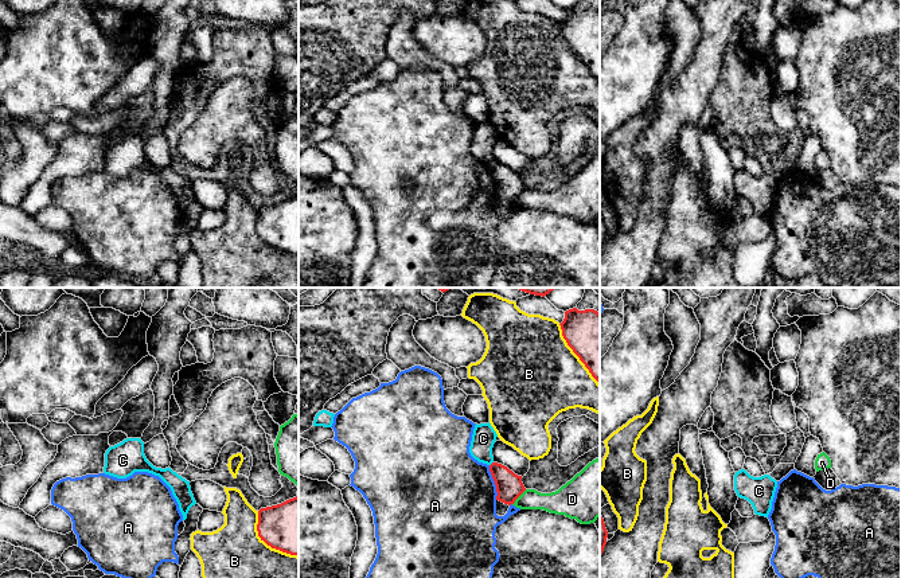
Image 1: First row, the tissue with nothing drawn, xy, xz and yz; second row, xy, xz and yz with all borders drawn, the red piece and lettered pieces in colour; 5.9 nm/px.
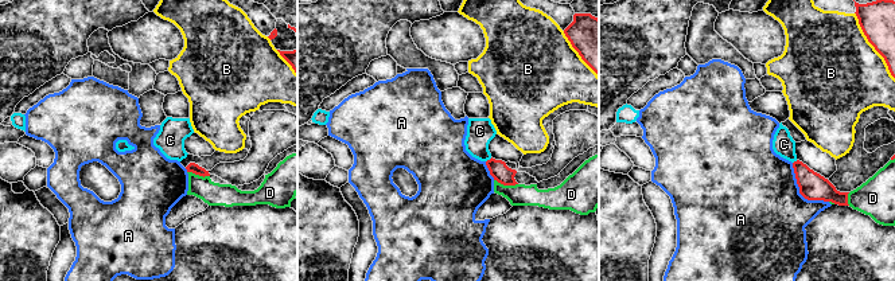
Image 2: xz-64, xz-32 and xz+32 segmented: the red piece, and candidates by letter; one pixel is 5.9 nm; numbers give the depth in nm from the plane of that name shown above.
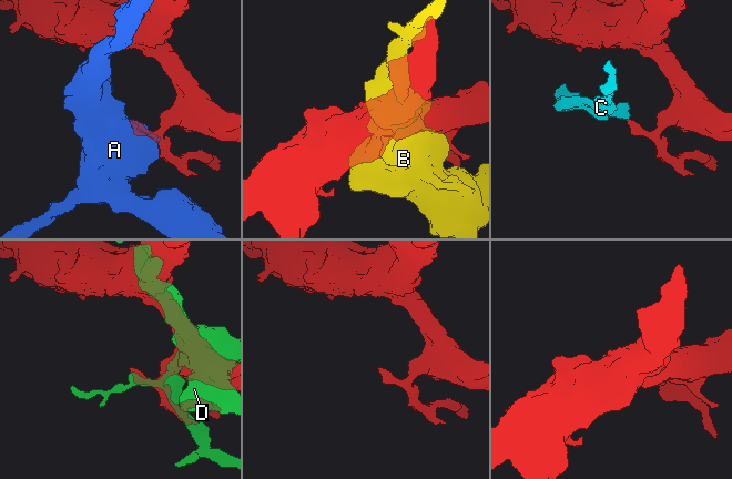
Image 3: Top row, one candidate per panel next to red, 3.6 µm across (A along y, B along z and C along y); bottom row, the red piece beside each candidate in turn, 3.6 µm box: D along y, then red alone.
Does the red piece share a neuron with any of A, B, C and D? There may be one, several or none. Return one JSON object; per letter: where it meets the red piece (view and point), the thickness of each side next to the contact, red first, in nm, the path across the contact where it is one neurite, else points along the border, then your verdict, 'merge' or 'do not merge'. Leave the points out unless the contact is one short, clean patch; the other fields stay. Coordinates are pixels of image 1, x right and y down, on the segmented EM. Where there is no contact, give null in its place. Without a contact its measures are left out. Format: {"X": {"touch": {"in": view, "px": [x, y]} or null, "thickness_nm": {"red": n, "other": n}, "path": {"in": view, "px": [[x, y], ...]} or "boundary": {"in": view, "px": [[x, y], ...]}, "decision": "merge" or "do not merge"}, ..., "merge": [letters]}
{"A": {"touch": {"in": "xz", "px": [495, 483]}, "thickness_nm": {"red": 160, "other": 480}, "decision": "do not merge"}, "B": {"touch": {"in": "xy", "px": [266, 543]}, "thickness_nm": {"red": 340, "other": 320}, "decision": "do not merge"}, "C": {"touch": {"in": "xz", "px": [491, 464]}, "thickness_nm": {"red": 160, "other": 140}, "decision": "do not merge"}, "D": {"touch": {"in": "xz", "px": [518, 496]}, "thickness_nm": {"red": 160, "other": 140}, "decision": "do not merge"}, "merge": []}

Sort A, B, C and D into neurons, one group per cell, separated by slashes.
A / B / C / D

